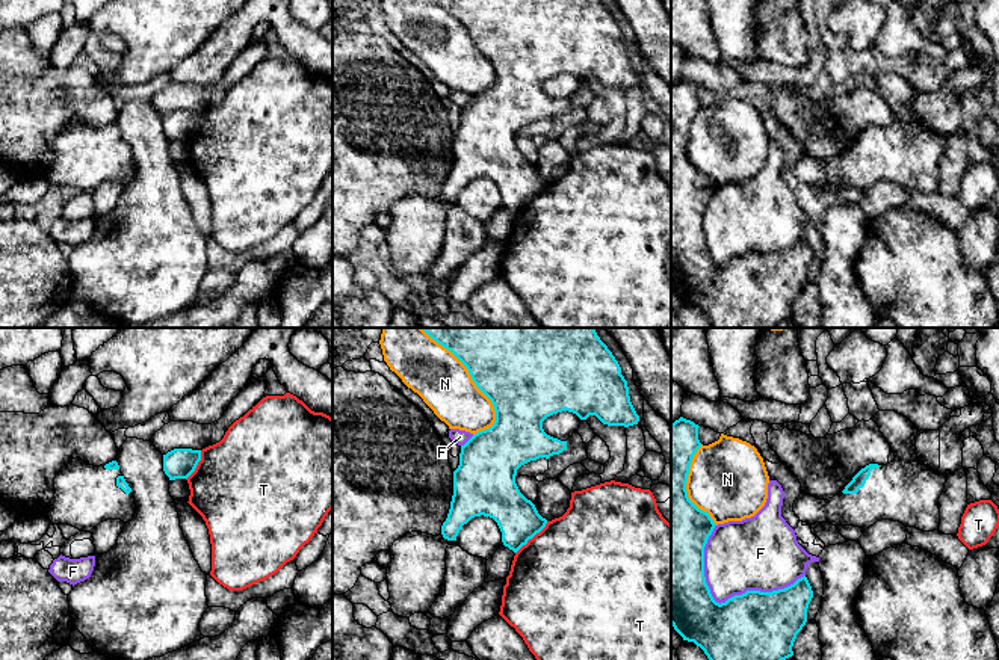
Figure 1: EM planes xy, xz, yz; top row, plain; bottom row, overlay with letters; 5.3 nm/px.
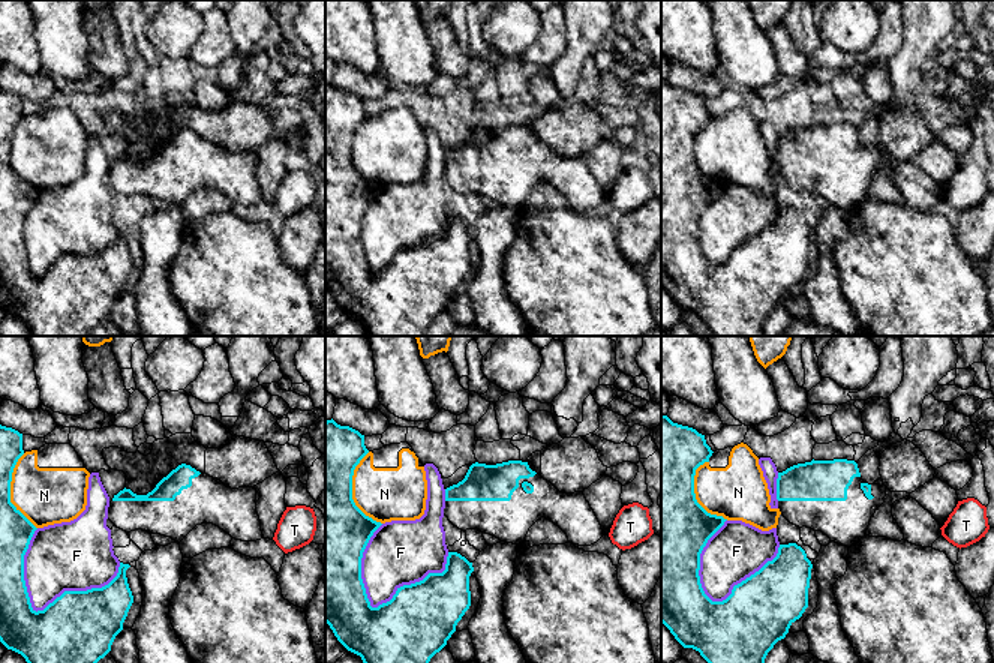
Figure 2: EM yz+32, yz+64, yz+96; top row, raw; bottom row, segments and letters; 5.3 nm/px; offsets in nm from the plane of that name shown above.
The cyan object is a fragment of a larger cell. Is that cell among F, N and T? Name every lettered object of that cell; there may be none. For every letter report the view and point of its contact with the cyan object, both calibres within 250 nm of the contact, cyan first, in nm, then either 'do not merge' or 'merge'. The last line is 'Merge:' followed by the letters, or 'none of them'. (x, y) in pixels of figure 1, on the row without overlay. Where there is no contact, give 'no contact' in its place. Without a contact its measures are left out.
F: yz (733, 259) | 440/380 nm | do not merge
N: xz (473, 43) | 400/280 nm | do not merge
T: xz (532, 198) | 220/500 nm | do not merge
Merge: none of them

